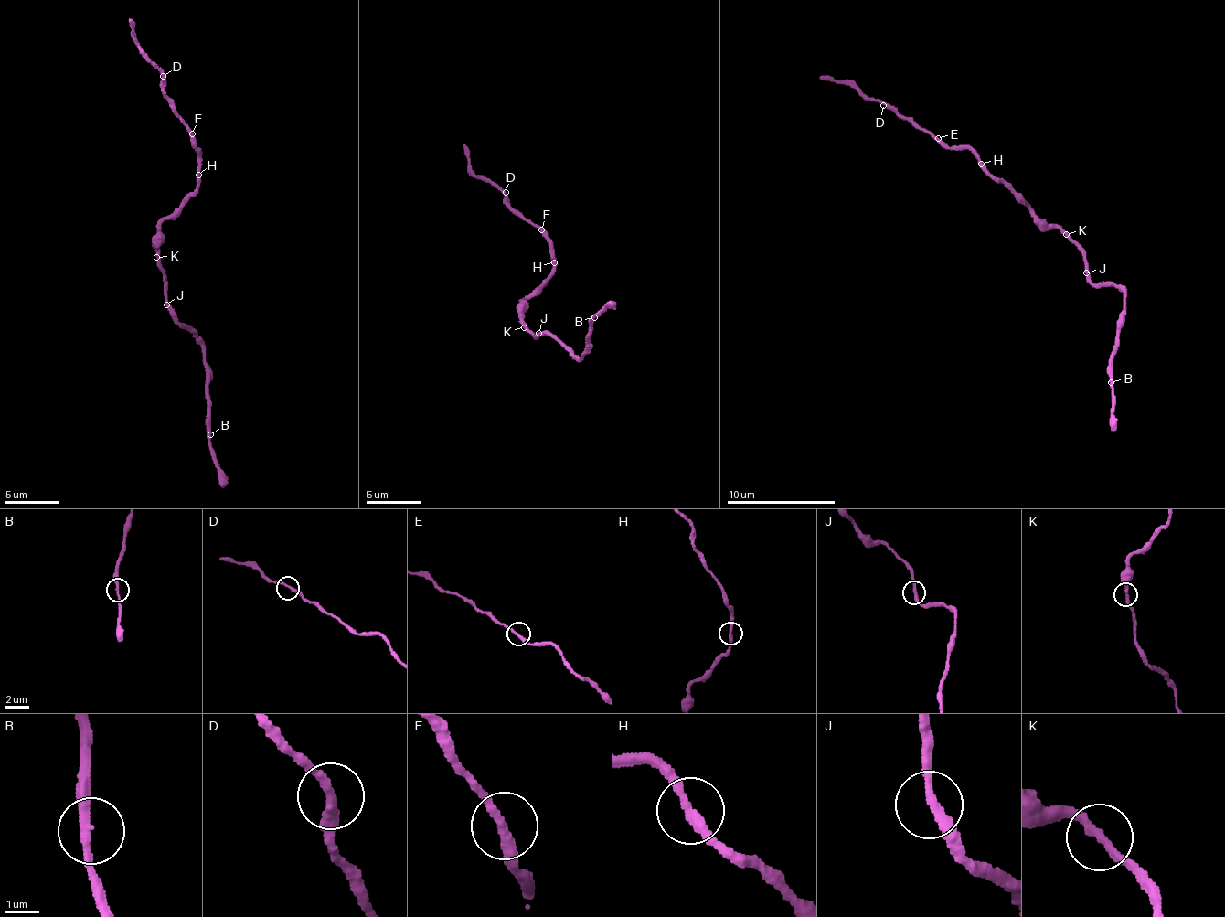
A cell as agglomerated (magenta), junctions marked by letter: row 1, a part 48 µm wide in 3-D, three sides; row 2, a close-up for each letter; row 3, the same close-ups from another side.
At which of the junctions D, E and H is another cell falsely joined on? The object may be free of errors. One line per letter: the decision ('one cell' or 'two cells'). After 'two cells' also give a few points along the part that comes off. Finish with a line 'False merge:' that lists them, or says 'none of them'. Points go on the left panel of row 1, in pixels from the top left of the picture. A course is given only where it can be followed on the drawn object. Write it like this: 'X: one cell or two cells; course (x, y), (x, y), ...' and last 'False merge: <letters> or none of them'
D: one cell
E: one cell
H: one cell
False merge: none of them

